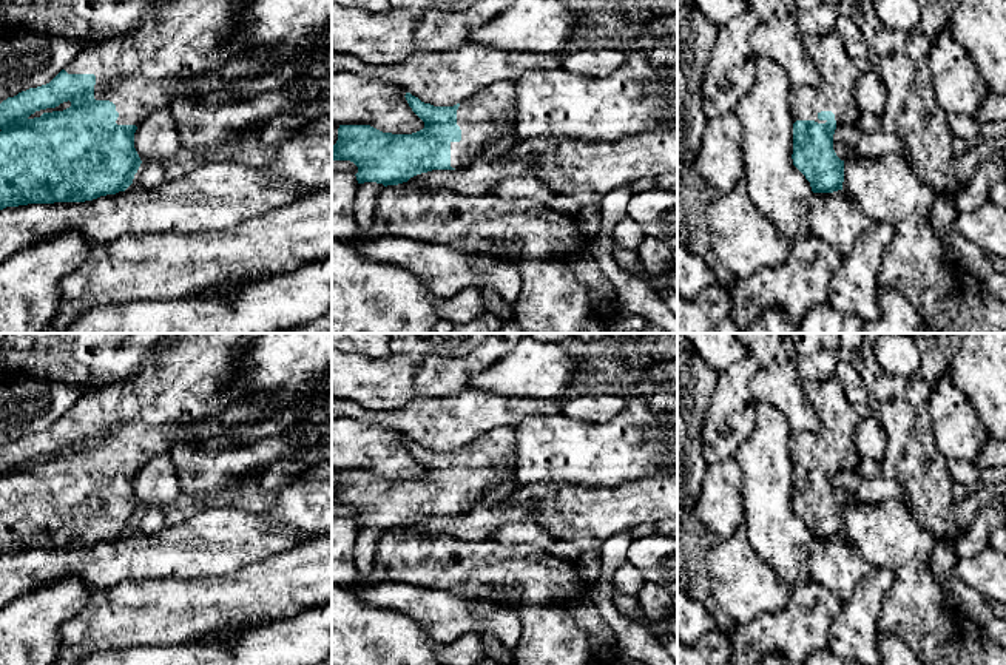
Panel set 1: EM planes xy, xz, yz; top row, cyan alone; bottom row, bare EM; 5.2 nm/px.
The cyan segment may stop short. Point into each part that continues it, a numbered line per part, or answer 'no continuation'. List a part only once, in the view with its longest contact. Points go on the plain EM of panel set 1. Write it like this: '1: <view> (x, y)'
1: xy (190, 378)

